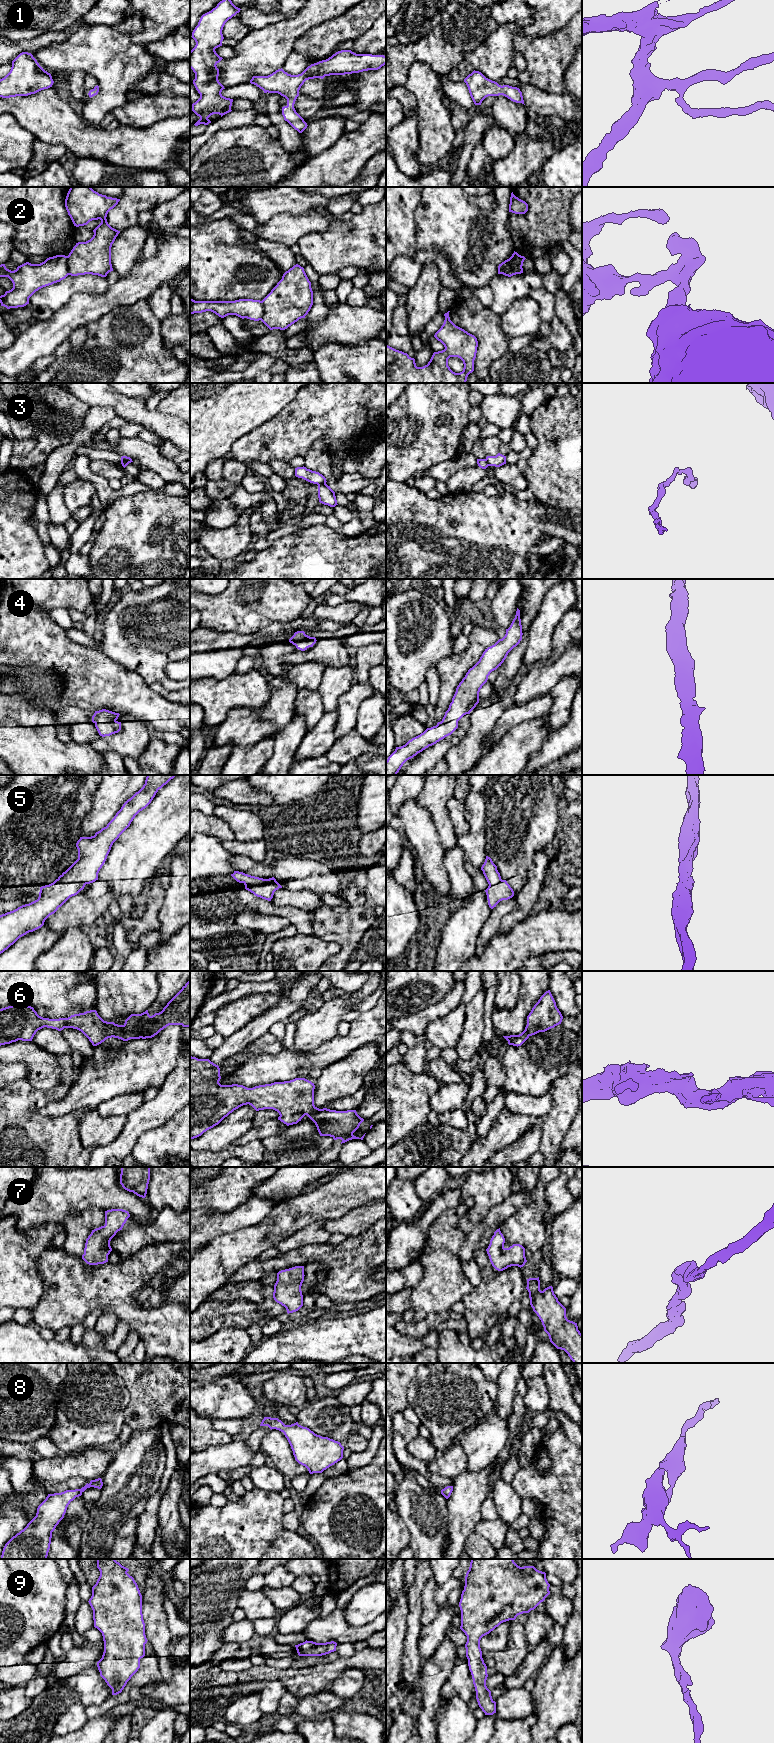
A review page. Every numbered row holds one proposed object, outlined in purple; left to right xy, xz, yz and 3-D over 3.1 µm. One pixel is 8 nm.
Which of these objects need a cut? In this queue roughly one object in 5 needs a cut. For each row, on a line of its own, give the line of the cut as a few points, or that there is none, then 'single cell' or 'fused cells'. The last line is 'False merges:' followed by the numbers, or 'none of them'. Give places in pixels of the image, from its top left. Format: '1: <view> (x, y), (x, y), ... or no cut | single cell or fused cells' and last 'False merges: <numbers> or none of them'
1: no cut | single cell
2: xy (66, 256), (66, 266), (69, 274) | fused cells
3: xz (325, 482), (318, 485) | fused cells
4: no cut | single cell
5: no cut | single cell
6: no cut | single cell
7: no cut | single cell
8: no cut | single cell
9: no cut | single cell
False merges: 2, 3

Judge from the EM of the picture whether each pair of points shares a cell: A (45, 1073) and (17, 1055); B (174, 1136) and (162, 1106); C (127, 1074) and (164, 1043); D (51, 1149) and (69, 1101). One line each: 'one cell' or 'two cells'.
A: one cell
B: two cells
C: one cell
D: two cells

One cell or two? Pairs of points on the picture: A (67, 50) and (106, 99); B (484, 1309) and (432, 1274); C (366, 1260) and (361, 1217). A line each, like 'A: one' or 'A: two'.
A: one
B: two
C: two

